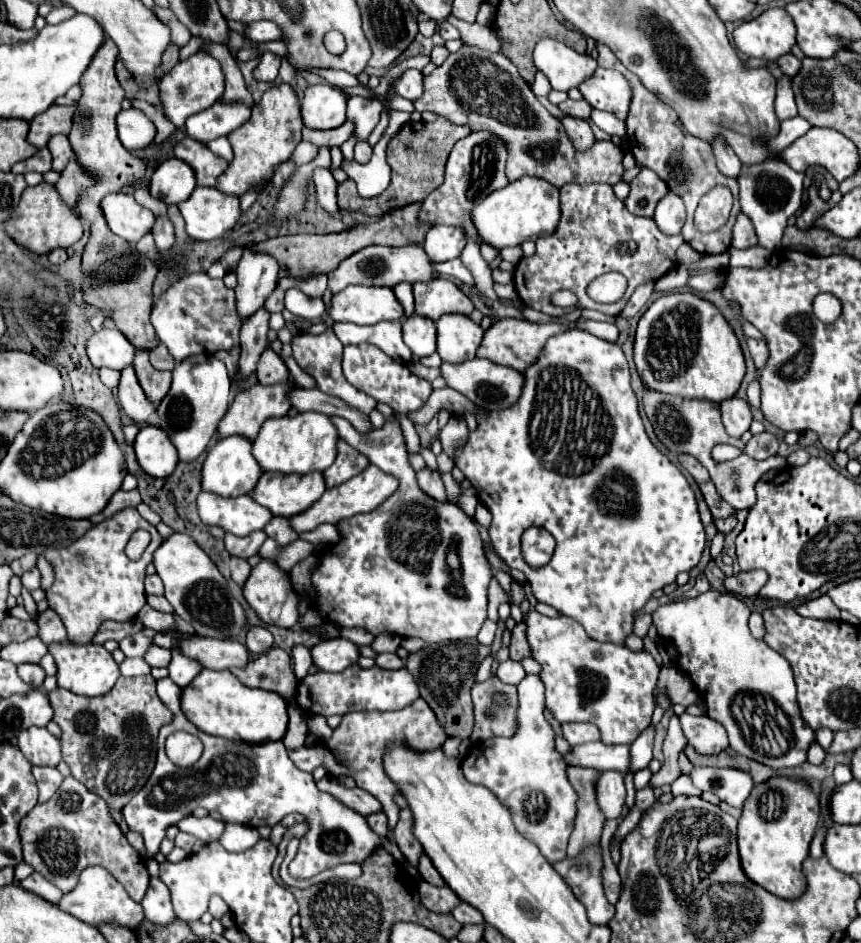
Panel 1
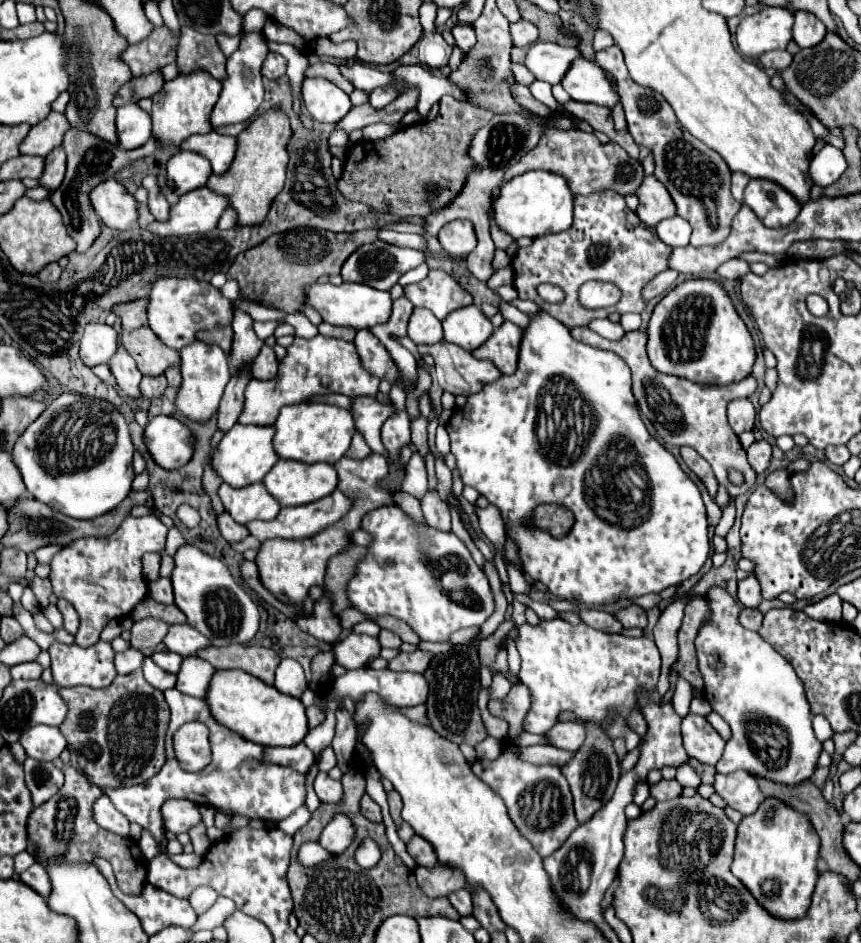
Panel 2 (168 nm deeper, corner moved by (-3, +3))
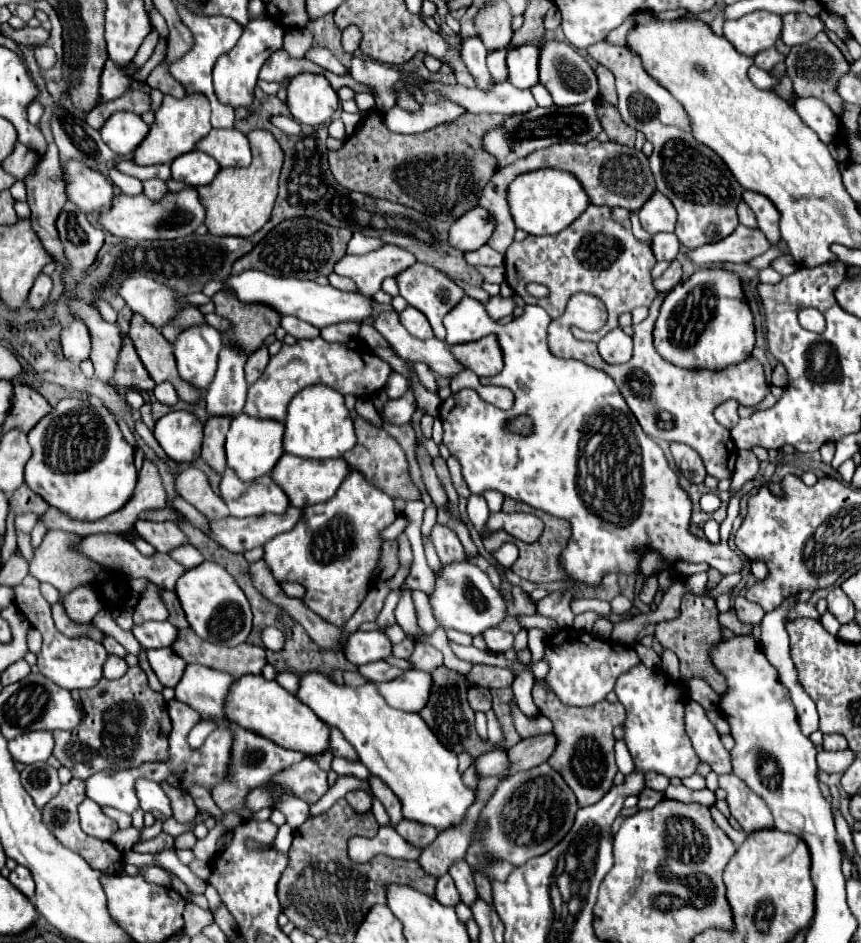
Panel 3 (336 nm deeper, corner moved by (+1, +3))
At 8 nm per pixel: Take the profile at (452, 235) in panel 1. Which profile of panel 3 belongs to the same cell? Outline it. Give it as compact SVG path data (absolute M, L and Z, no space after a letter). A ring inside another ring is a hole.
M476 207L464 213L450 229L450 243L460 251L476 251L488 243L490 235L494 233L492 215L482 207Z

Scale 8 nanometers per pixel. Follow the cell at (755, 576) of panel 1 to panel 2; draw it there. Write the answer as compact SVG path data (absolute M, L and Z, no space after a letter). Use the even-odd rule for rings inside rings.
M748 575L746 579L738 581L738 599L744 607L752 607L752 609L762 601L760 583L754 575Z

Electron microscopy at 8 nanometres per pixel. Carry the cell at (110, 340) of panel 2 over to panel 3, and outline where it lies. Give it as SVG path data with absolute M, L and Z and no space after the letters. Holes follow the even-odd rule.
M72 321L72 325L60 331L60 343L64 357L72 363L80 363L90 357L90 335L84 323Z

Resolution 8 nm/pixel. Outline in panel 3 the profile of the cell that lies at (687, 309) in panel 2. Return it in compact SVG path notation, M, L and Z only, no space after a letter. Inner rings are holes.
M698 269L686 281L678 283L664 299L656 327L654 327L654 345L656 351L670 363L682 369L710 369L720 371L728 365L740 363L750 357L754 349L754 317L744 301L744 291L738 273L728 269Z

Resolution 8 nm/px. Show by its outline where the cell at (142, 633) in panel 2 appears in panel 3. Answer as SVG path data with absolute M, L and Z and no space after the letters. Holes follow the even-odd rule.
M148 581L146 589L140 593L138 603L134 607L134 623L136 625L140 625L144 621L152 621L154 617L160 617L158 621L168 619L168 609L164 607L164 601L160 599L162 591L164 591L164 587L158 587Z

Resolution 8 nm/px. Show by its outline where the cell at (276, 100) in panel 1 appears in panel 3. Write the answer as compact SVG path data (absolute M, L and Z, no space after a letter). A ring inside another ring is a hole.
M254 129L248 133L248 139L252 147L252 163L246 169L222 169L212 183L196 189L200 193L200 203L206 209L204 225L212 235L250 237L270 219L278 195L278 177L284 153L268 131Z

